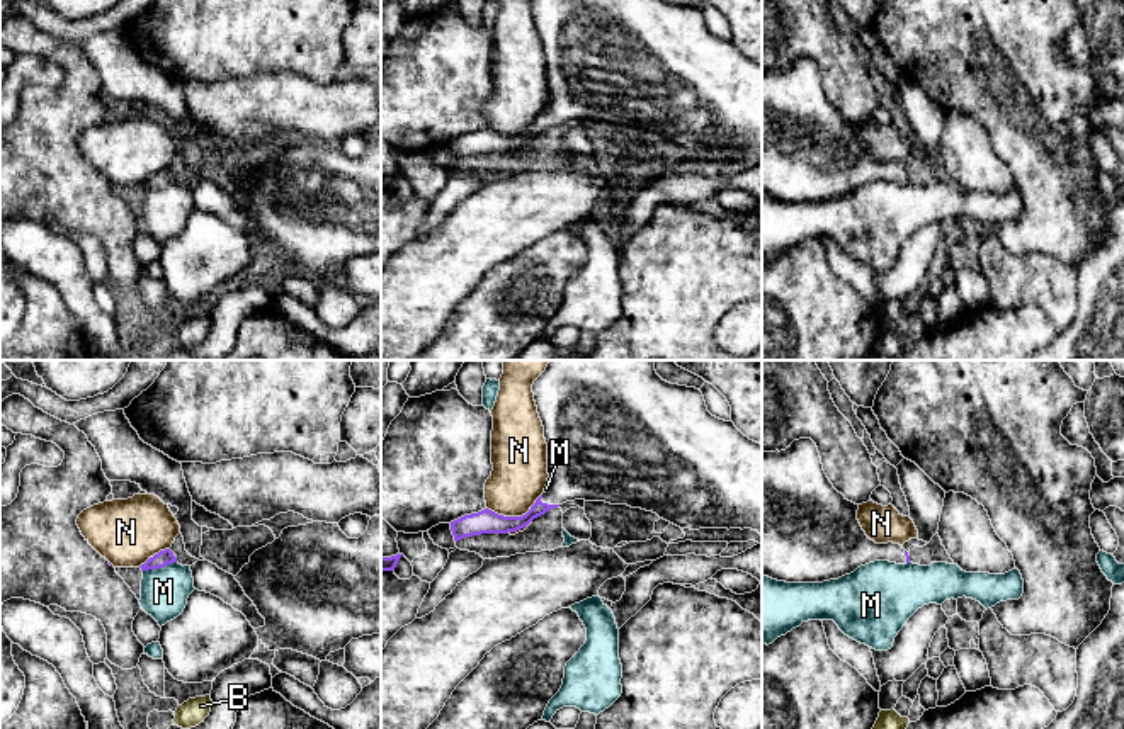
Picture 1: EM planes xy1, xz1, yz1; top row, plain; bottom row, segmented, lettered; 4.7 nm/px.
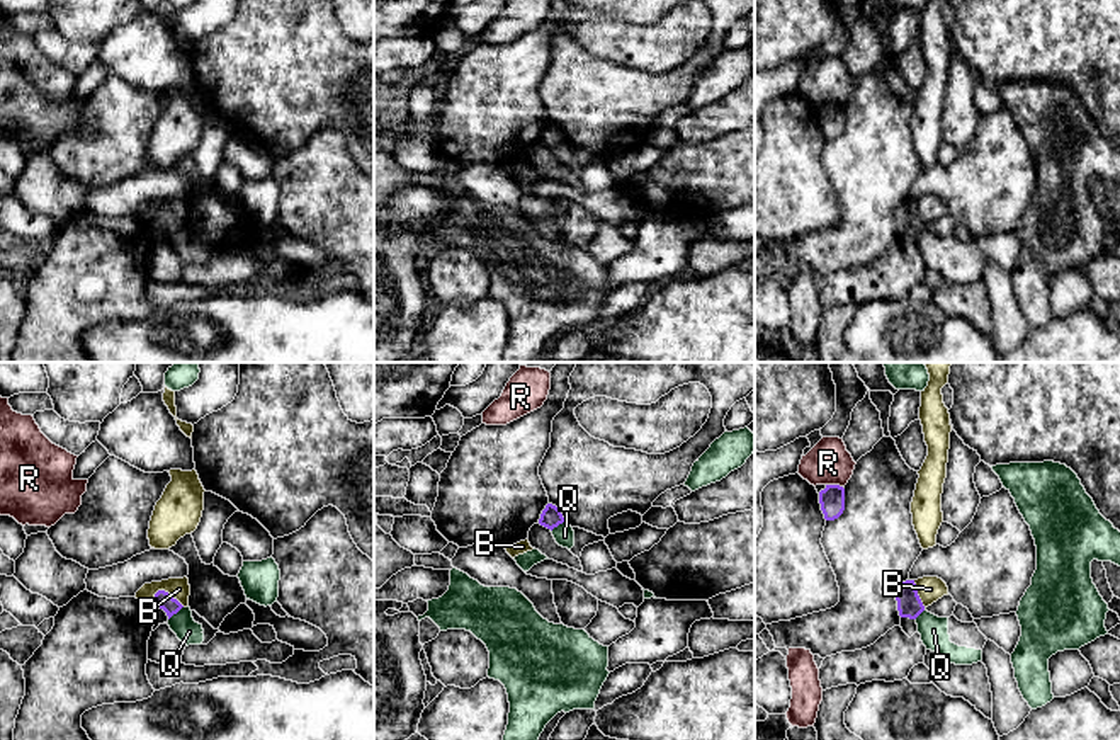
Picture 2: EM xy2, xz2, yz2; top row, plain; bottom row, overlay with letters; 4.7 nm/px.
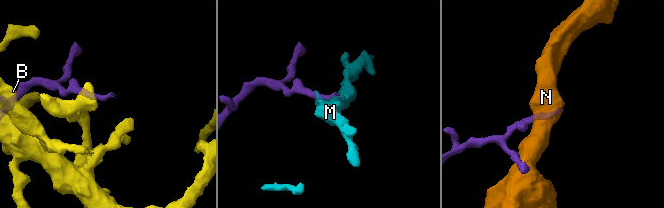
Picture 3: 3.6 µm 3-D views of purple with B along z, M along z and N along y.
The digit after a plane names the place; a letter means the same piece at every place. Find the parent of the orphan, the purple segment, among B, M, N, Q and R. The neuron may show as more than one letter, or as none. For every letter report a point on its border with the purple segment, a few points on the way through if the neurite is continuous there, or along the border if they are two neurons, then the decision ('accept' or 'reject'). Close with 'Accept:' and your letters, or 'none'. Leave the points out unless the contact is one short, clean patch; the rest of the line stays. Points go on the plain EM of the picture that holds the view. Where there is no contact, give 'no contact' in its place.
B: contact xy2 (167, 211); reject
M: contact xy1 (158, 186); border xy1 (175, 180), (143, 191); reject
N: contact xz1 (516, 136); reject
Q: contact xy2 (175, 232); border xy2 (182, 225), (169, 239); reject
R: contact yz2 (835, 104); border yz2 (826, 102), (842, 106); reject
Accept: none

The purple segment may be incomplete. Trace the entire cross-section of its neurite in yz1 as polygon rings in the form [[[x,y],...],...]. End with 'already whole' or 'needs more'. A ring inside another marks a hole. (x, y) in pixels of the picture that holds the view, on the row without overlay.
[[[794,59],[786,70],[762,71],[762,195],[786,202],[823,202],[854,192],[874,180],[908,184],[910,175],[900,163],[876,163],[857,139],[859,124],[838,112],[826,97],[816,63]]]; needs more

